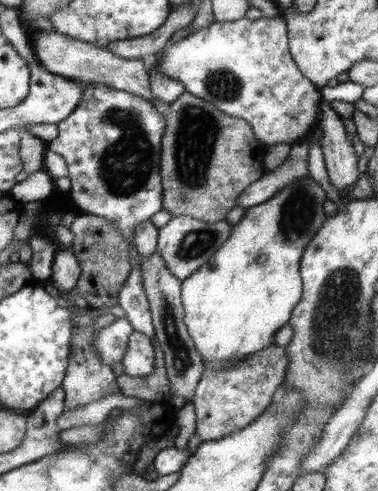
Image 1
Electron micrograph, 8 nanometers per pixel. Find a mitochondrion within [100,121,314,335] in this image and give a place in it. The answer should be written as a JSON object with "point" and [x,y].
{"point":[195,244]}

